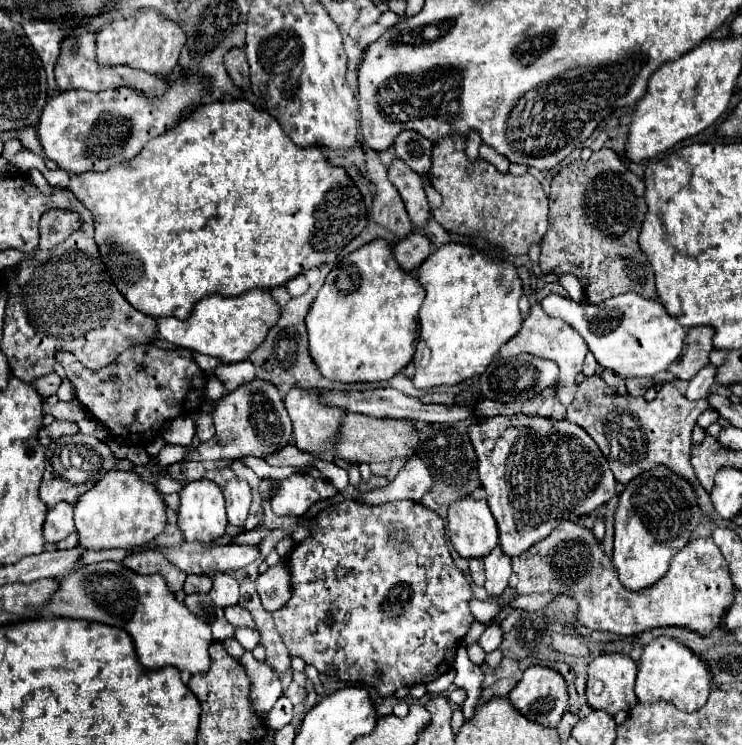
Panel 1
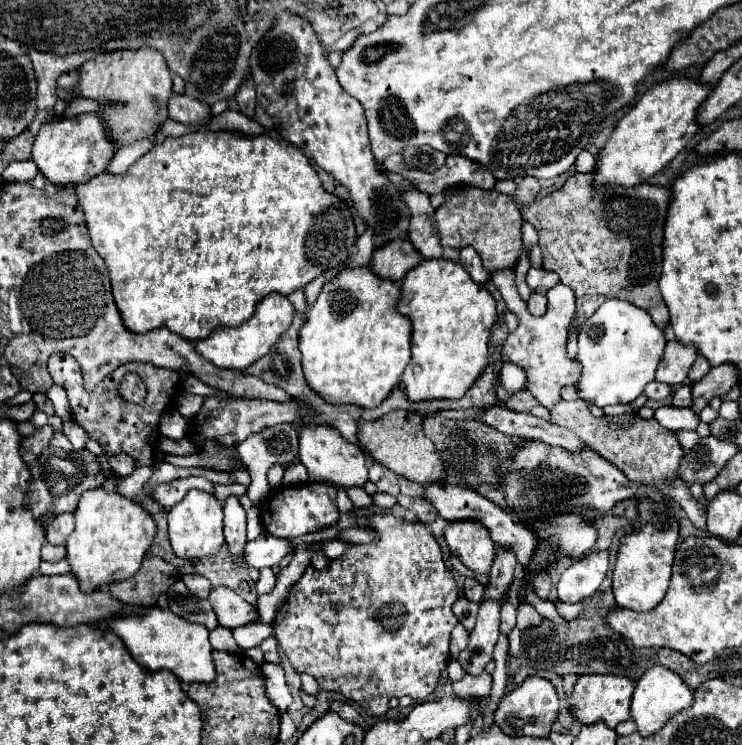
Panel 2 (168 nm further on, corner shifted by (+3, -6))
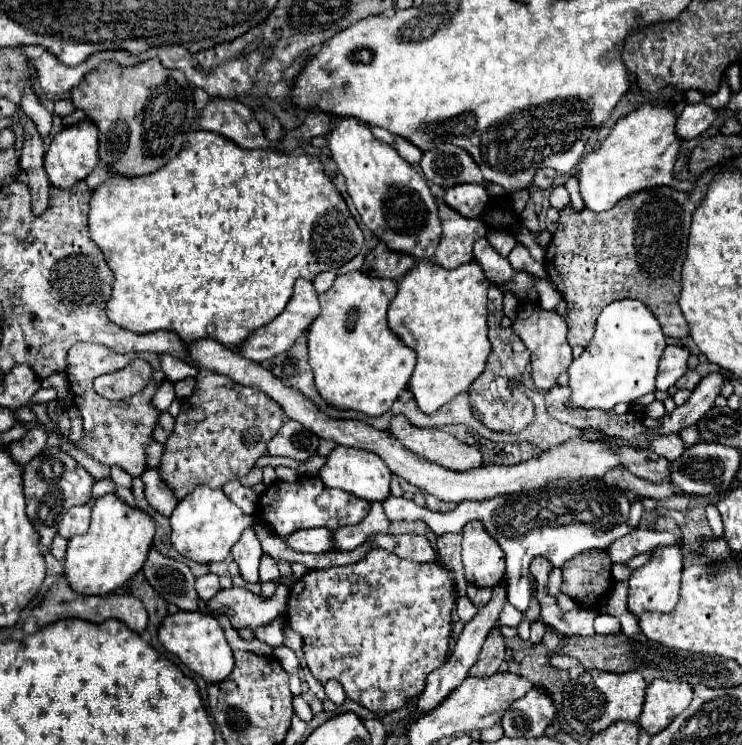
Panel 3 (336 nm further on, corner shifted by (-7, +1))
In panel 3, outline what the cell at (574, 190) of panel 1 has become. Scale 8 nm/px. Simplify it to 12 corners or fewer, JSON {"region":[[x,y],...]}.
{"region":[[642,189],[566,205],[546,273],[586,347],[600,311],[640,299],[666,335],[692,213],[706,193]]}

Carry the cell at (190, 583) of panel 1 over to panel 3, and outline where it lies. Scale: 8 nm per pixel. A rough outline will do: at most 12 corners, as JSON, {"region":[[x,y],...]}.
{"region":[[208,573],[196,579],[202,601],[210,601],[218,591],[218,575]]}

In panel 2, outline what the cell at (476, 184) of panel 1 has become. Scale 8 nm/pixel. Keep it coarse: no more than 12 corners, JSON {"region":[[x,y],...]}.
{"region":[[524,178],[516,196],[446,188],[436,210],[440,240],[472,246],[488,272],[522,252],[518,204],[540,190]]}

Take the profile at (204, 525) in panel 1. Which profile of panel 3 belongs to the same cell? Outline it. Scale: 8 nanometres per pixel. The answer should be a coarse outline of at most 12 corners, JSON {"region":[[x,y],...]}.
{"region":[[198,485],[170,515],[172,545],[224,561],[252,515]]}

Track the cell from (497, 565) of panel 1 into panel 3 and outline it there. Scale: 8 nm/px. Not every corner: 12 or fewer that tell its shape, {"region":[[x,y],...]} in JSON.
{"region":[[494,627],[470,669],[474,677],[494,675],[506,643]]}

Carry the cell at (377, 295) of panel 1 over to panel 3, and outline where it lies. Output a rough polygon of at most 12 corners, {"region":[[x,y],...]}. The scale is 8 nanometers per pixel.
{"region":[[352,271],[308,329],[328,405],[382,415],[416,353],[386,321],[396,281]]}

